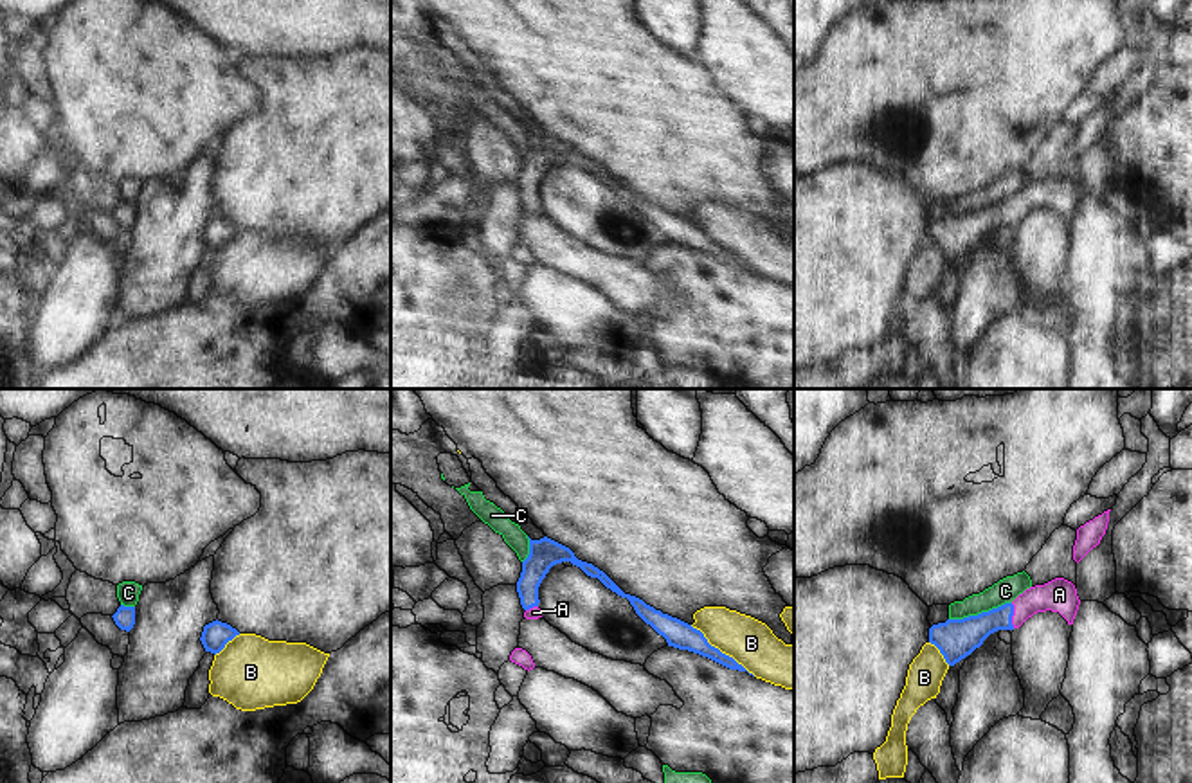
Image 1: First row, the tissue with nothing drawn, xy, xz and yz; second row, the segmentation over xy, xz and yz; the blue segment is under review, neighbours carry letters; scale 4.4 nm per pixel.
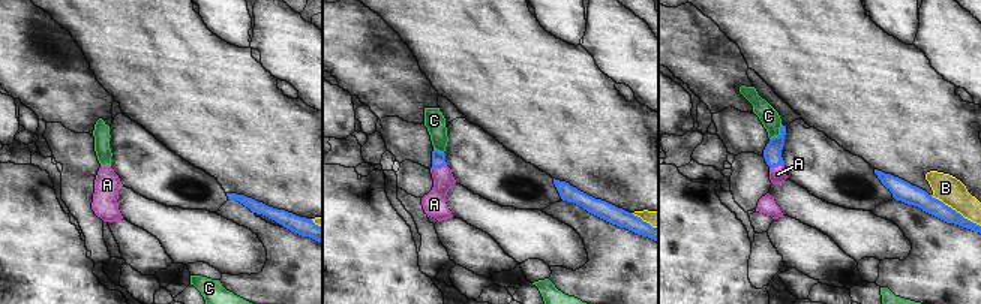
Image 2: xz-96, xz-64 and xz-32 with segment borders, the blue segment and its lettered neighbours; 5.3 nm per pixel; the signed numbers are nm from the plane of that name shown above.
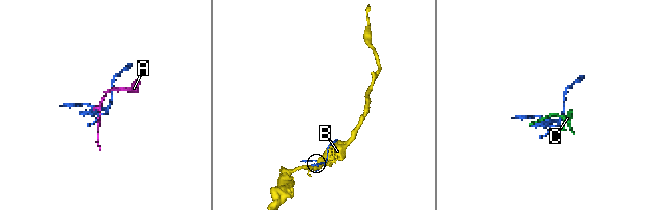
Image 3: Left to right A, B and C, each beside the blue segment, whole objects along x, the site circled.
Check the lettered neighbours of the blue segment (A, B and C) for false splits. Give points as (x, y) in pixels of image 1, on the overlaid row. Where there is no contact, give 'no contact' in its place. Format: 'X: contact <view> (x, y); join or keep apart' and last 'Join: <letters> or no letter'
A: contact yz (1012, 614); join
B: contact xz (721, 652); keep apart
C: contact yz (982, 612); keep apart
Join: A

